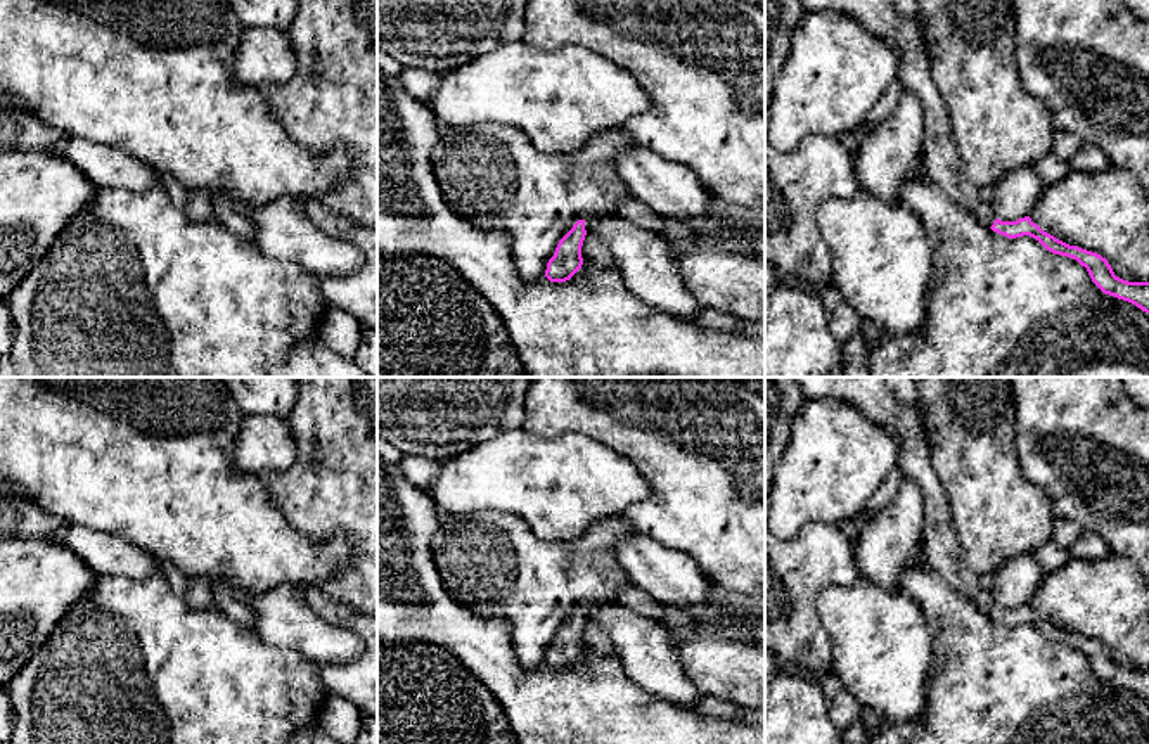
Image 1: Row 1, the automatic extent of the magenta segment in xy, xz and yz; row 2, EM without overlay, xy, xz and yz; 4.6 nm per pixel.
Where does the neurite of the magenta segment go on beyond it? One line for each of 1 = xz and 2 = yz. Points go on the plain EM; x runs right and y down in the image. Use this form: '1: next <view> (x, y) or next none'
1: next none
2: next yz (872, 397)

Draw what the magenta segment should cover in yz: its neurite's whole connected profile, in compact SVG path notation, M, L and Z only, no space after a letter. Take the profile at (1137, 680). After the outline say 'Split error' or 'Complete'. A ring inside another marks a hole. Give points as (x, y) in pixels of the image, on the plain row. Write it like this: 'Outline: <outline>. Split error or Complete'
Outline: M796 377L796 382L805 398L836 398L858 408L881 427L898 433L902 445L898 467L903 478L915 483L924 493L926 557L950 587L964 592L1000 623L1009 626L1030 623L1047 638L1076 647L1104 682L1128 689L1149 701L1149 670L1128 670L1116 664L1106 645L1056 626L1033 611L1030 604L1002 609L995 604L992 590L979 587L979 576L960 555L947 491L931 462L928 429L917 403L902 403L888 386L886 377Z. Split error

